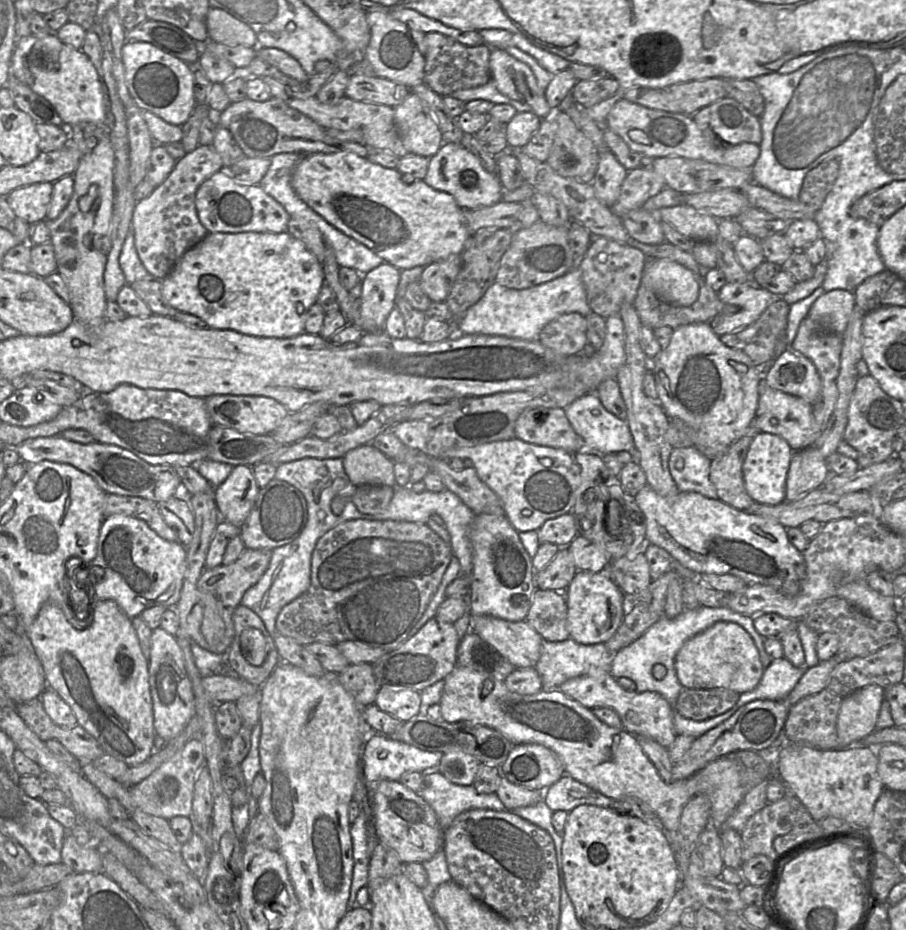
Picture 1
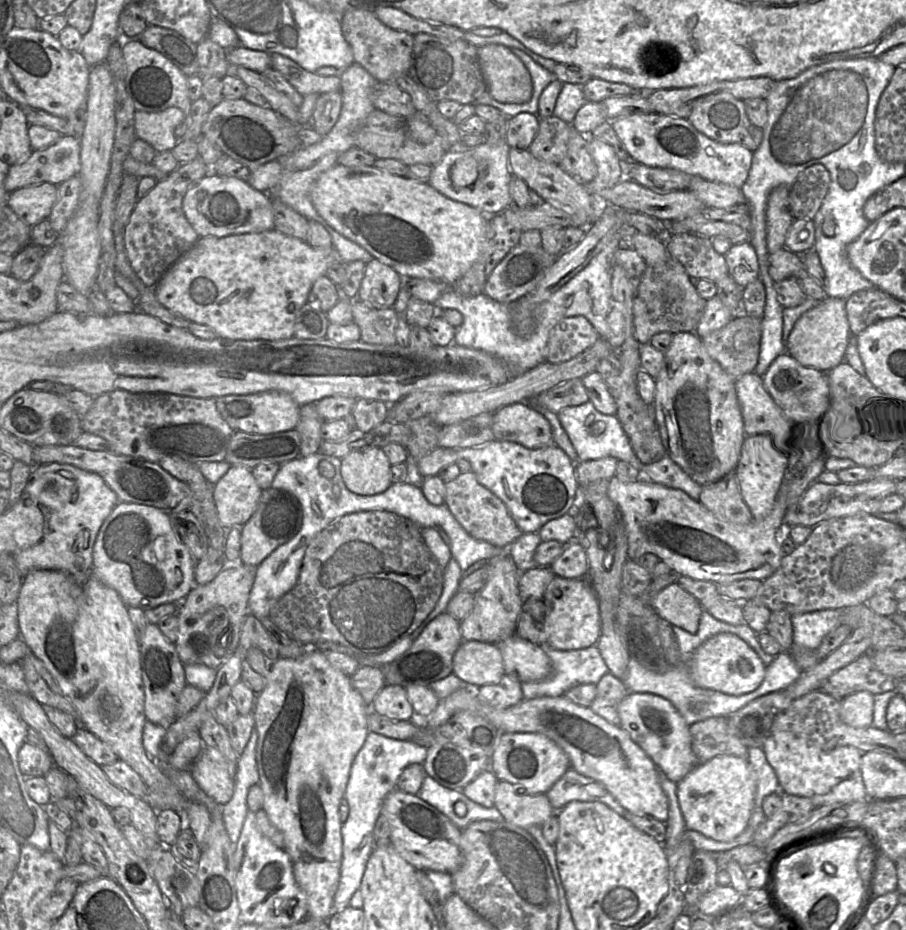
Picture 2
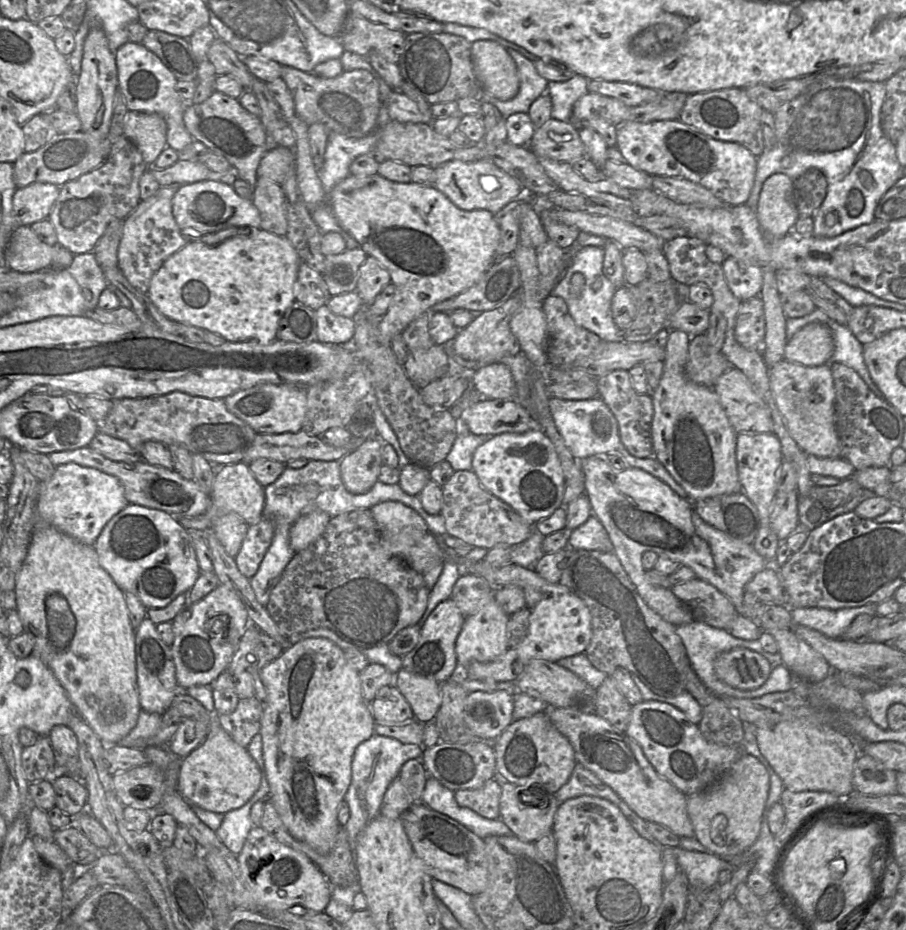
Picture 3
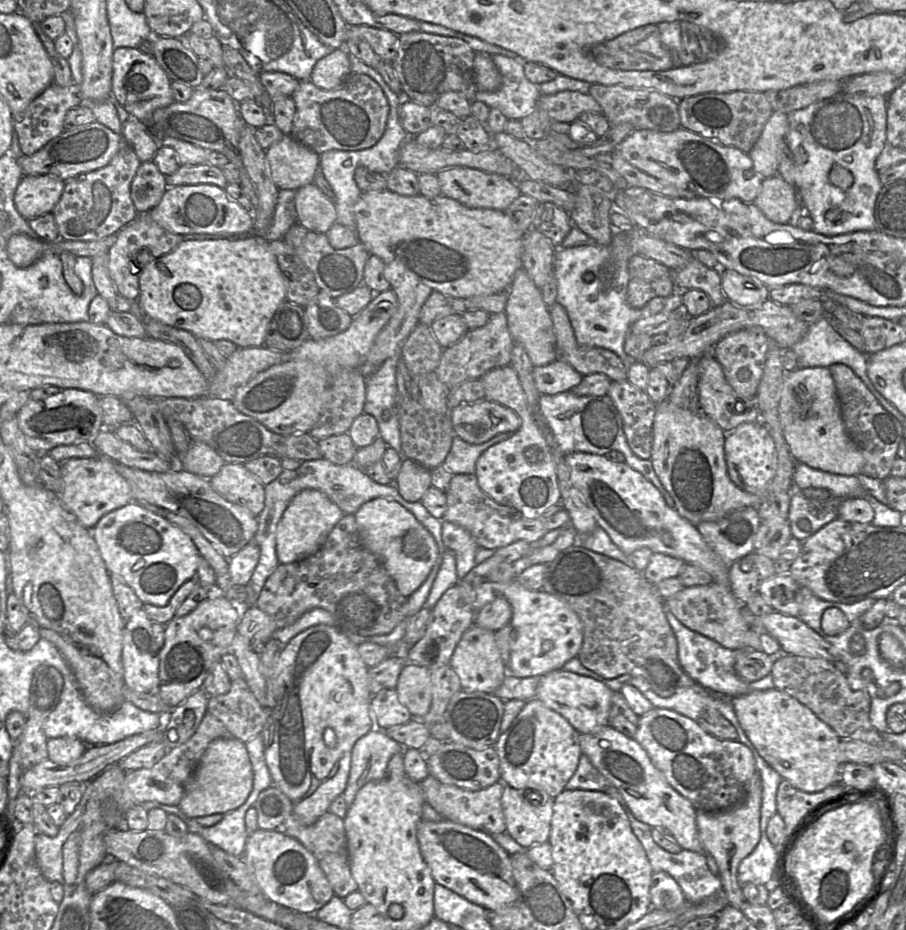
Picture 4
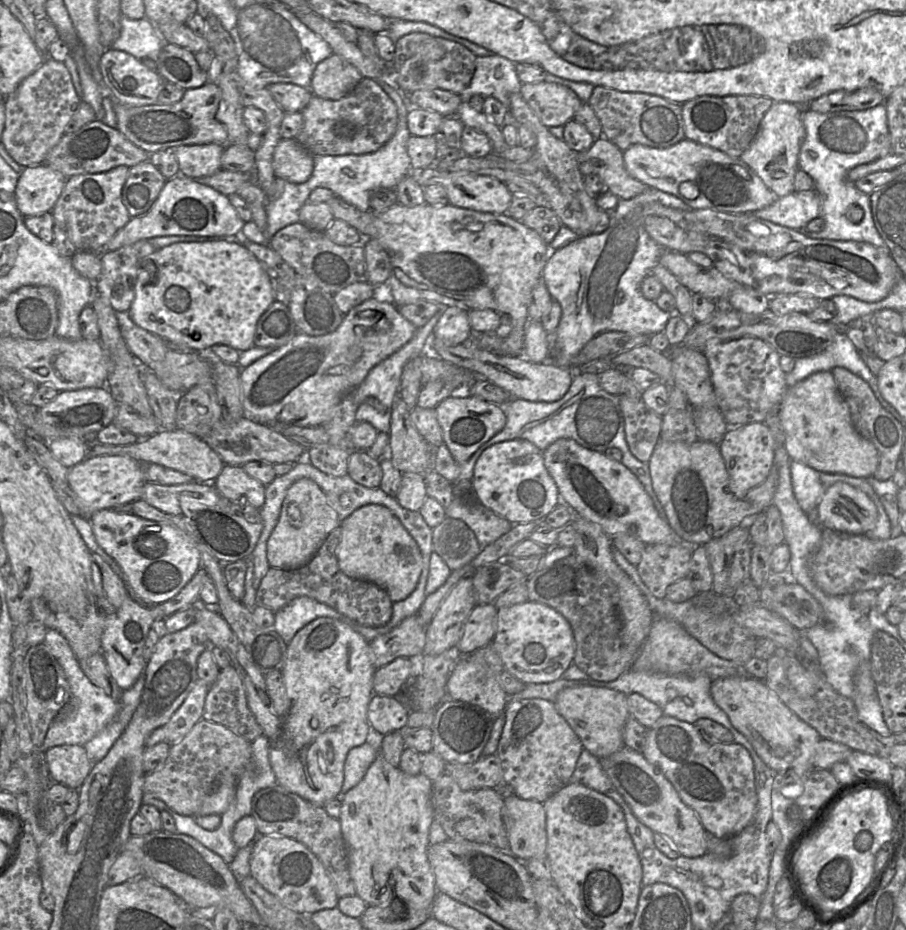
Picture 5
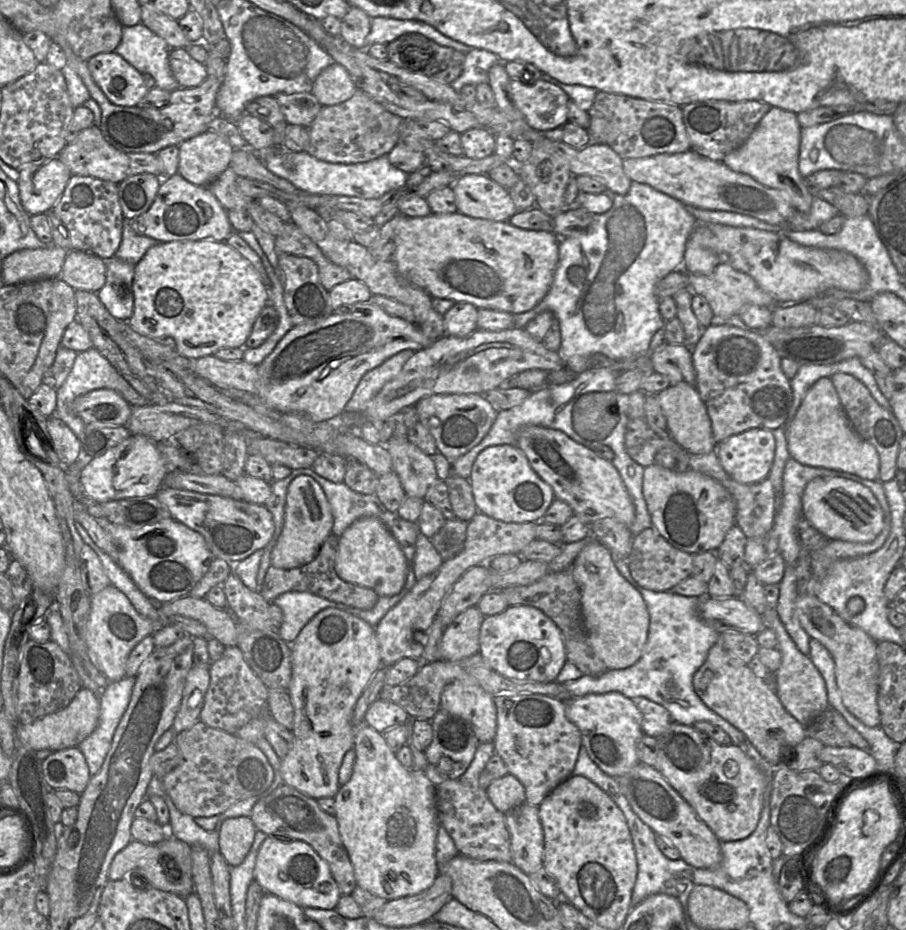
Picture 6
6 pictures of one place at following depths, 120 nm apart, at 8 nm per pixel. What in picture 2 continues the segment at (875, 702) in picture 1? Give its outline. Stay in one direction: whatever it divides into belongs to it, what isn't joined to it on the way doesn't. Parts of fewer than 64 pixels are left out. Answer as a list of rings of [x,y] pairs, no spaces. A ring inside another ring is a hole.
[[[866,690],[859,691],[841,702],[841,719],[849,726],[855,728],[868,728],[872,726],[874,714],[874,695]]]

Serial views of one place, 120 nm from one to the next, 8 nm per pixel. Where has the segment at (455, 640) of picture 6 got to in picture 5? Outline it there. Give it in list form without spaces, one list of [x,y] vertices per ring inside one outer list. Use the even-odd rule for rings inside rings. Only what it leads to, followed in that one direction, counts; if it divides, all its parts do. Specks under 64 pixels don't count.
[[[493,603],[474,606],[455,647],[459,654],[470,654],[492,641],[497,629],[497,611]]]

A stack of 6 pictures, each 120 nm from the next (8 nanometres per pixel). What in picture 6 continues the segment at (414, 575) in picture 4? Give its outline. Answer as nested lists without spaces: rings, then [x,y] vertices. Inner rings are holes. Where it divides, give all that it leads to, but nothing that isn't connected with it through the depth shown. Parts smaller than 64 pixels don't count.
[[[366,517],[354,522],[339,537],[335,571],[342,580],[372,589],[379,597],[394,596],[406,583],[408,562],[387,527],[375,517]]]

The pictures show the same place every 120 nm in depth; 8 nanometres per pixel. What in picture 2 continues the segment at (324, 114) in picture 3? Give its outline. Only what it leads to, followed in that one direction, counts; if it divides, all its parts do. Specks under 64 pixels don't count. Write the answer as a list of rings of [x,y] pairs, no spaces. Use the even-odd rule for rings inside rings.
[[[278,53],[271,54],[270,57],[272,68],[280,72],[302,96],[341,91],[339,75],[318,75],[316,72],[305,70],[290,58]]]

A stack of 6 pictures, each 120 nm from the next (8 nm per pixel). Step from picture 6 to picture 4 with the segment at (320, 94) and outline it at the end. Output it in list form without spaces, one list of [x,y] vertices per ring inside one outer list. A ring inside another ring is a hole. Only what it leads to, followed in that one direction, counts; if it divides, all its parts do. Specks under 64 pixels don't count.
[[[345,48],[335,49],[314,66],[310,80],[323,90],[335,90],[352,74],[349,53]]]

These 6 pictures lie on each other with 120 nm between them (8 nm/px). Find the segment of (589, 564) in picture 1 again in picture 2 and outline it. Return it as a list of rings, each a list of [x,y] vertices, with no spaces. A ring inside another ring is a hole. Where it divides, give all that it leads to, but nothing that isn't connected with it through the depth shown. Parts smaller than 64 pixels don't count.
[[[576,540],[564,543],[562,553],[550,564],[556,576],[588,578],[589,561],[583,546]]]

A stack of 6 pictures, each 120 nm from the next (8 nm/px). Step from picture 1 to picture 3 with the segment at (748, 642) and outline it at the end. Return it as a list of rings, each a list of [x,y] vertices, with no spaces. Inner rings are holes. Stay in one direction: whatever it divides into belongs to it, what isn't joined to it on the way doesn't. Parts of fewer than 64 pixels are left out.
[[[746,648],[723,652],[714,662],[717,678],[739,690],[759,688],[767,681],[771,670],[763,655]]]

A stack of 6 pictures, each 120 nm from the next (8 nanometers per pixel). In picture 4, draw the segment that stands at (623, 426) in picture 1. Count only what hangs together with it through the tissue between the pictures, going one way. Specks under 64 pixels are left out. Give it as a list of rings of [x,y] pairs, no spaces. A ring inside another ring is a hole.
[[[572,390],[556,395],[541,395],[539,407],[542,417],[553,433],[558,448],[565,455],[573,452],[606,455],[612,450],[620,451],[625,457],[624,462],[649,480],[659,490],[667,506],[674,508],[673,498],[663,487],[656,473],[644,465],[644,461],[652,463],[651,460],[639,458],[629,447],[620,413],[608,395],[578,396]]]

